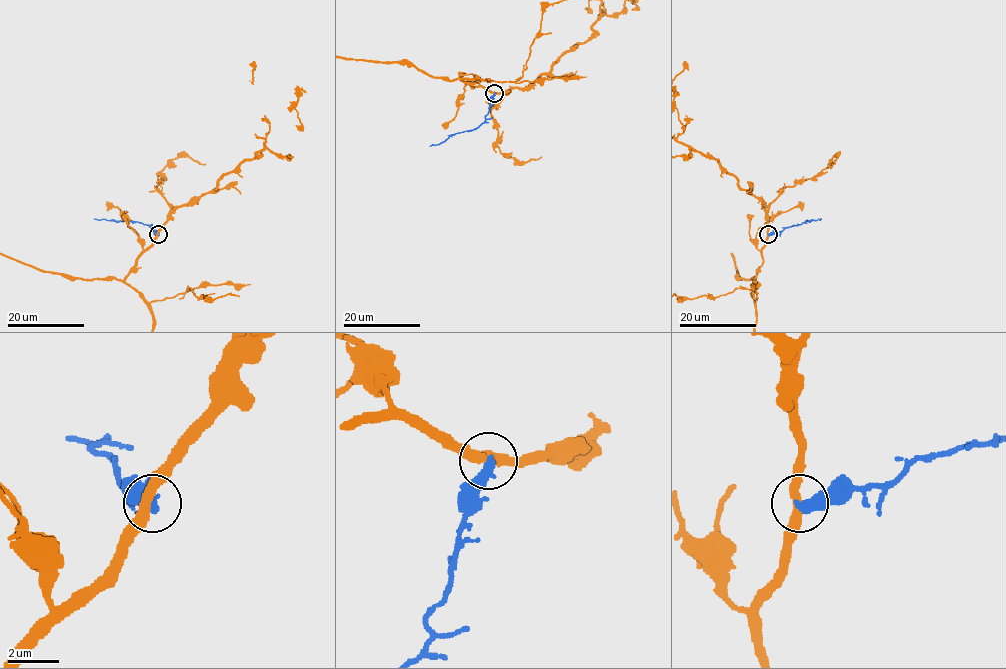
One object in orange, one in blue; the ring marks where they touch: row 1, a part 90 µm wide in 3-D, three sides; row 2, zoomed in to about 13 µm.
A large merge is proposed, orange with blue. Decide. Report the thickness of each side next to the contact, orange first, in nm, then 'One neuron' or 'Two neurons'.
Thickness 360 nm (orange) against 460 nm. Two neurons

